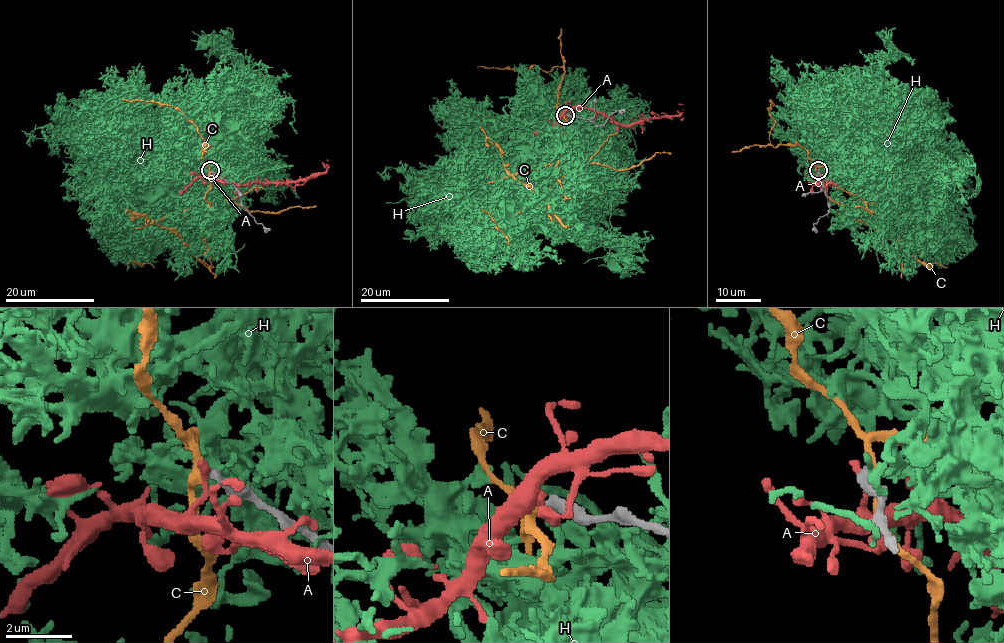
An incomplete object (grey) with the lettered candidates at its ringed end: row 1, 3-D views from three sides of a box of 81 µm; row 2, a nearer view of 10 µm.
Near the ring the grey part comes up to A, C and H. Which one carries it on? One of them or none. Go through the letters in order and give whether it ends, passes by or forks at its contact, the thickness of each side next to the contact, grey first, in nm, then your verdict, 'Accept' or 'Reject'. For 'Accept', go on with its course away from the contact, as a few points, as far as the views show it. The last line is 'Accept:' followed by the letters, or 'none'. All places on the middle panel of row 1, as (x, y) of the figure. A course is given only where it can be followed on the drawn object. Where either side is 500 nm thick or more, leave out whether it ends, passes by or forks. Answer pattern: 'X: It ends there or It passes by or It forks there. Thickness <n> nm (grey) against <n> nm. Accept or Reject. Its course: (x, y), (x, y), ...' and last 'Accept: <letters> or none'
A: It ends there. Thickness 320 nm (grey) against 190 nm. Reject
C: It passes by. Thickness 280 nm (grey) against 280 nm. Reject
H: It ends there. Thickness 400 nm (grey) against 200 nm. Reject
Accept: none

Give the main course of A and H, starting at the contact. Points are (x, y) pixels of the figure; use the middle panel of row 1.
A: (566, 114), (575, 108), (597, 110), (619, 123), (636, 124), (650, 119), (677, 117), (682, 110), (679, 103)
H: (566, 116), (562, 145), (535, 172)

